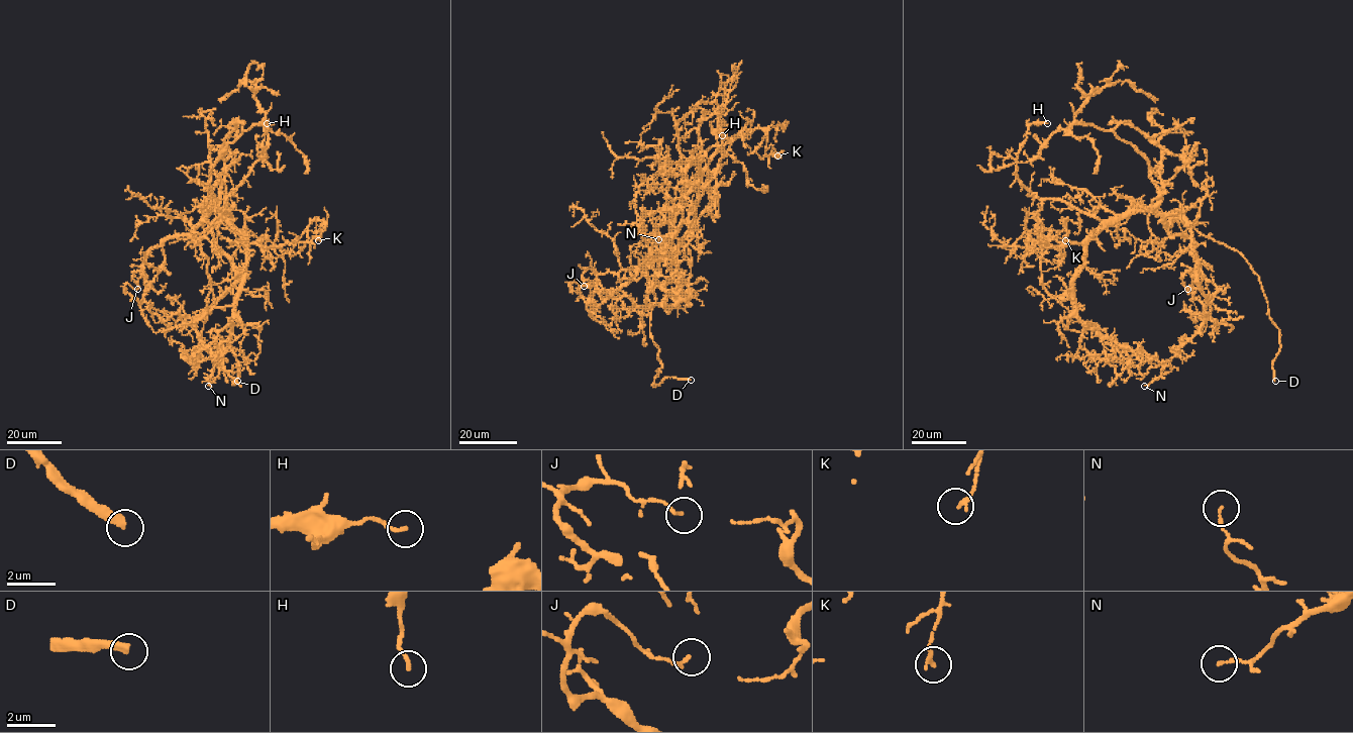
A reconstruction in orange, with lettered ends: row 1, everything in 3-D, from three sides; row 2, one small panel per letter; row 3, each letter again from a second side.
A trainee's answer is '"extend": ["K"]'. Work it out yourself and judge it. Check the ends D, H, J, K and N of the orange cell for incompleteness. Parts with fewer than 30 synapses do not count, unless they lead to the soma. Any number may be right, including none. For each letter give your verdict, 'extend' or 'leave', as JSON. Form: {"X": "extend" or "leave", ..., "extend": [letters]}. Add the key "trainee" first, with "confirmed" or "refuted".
{"trainee": "refuted", "D": "extend", "H": "leave", "J": "leave", "K": "leave", "N": "leave", "extend": ["D"]}

